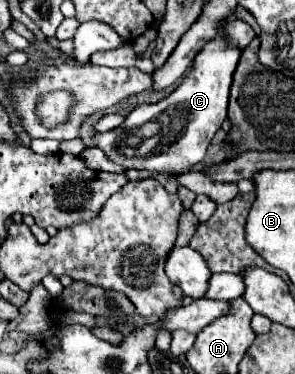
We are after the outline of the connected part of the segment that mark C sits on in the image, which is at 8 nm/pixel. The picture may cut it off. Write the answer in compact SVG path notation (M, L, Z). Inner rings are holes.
M220 30L218 36L212 38L204 46L204 50L200 50L186 78L172 94L168 94L164 100L156 104L136 106L114 130L94 132L92 134L94 146L100 148L112 164L120 164L124 168L138 168L150 172L156 170L164 174L180 174L192 170L194 164L198 164L206 156L206 150L216 130L222 126L226 118L228 92L238 58L240 48L228 46L224 42L224 32ZM154 148L156 154L152 154Z

